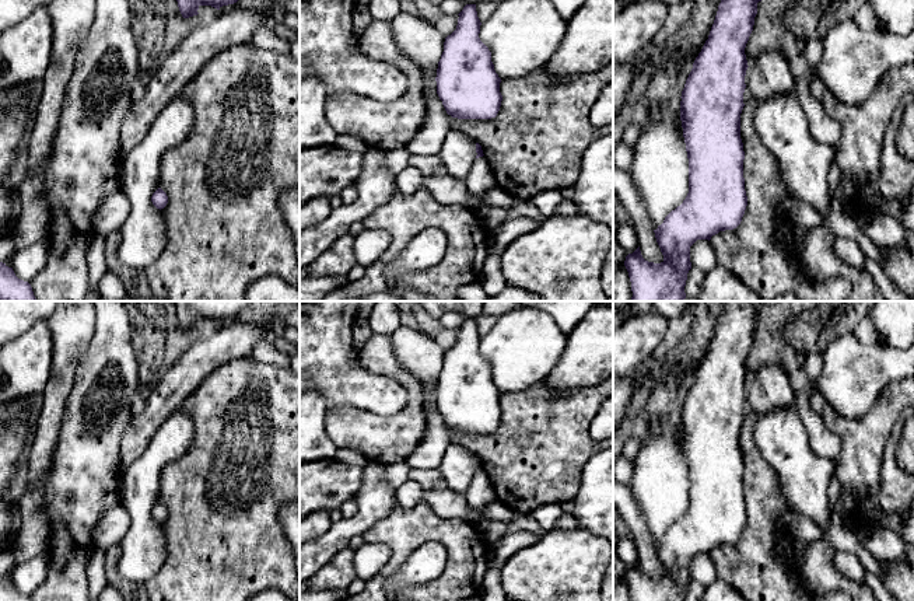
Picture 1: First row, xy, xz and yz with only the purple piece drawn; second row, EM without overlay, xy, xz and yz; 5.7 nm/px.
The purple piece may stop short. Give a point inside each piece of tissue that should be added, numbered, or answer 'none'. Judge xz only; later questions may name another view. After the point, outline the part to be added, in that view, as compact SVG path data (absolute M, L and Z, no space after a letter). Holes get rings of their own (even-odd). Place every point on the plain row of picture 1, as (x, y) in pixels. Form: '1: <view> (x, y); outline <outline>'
1: xz (480, 493); outline M484 469L476 472L465 497L467 500L469 507L481 514L487 504L497 500L488 475Z

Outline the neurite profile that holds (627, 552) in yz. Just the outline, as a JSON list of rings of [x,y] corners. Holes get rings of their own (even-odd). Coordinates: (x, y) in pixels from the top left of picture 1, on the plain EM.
[[[630,535],[619,539],[617,555],[626,569],[633,567],[640,560],[635,542]]]

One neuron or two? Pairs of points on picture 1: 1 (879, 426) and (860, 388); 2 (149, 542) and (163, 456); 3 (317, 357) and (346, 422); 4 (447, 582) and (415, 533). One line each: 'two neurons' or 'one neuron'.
1: two neurons
2: one neuron
3: two neurons
4: one neuron

